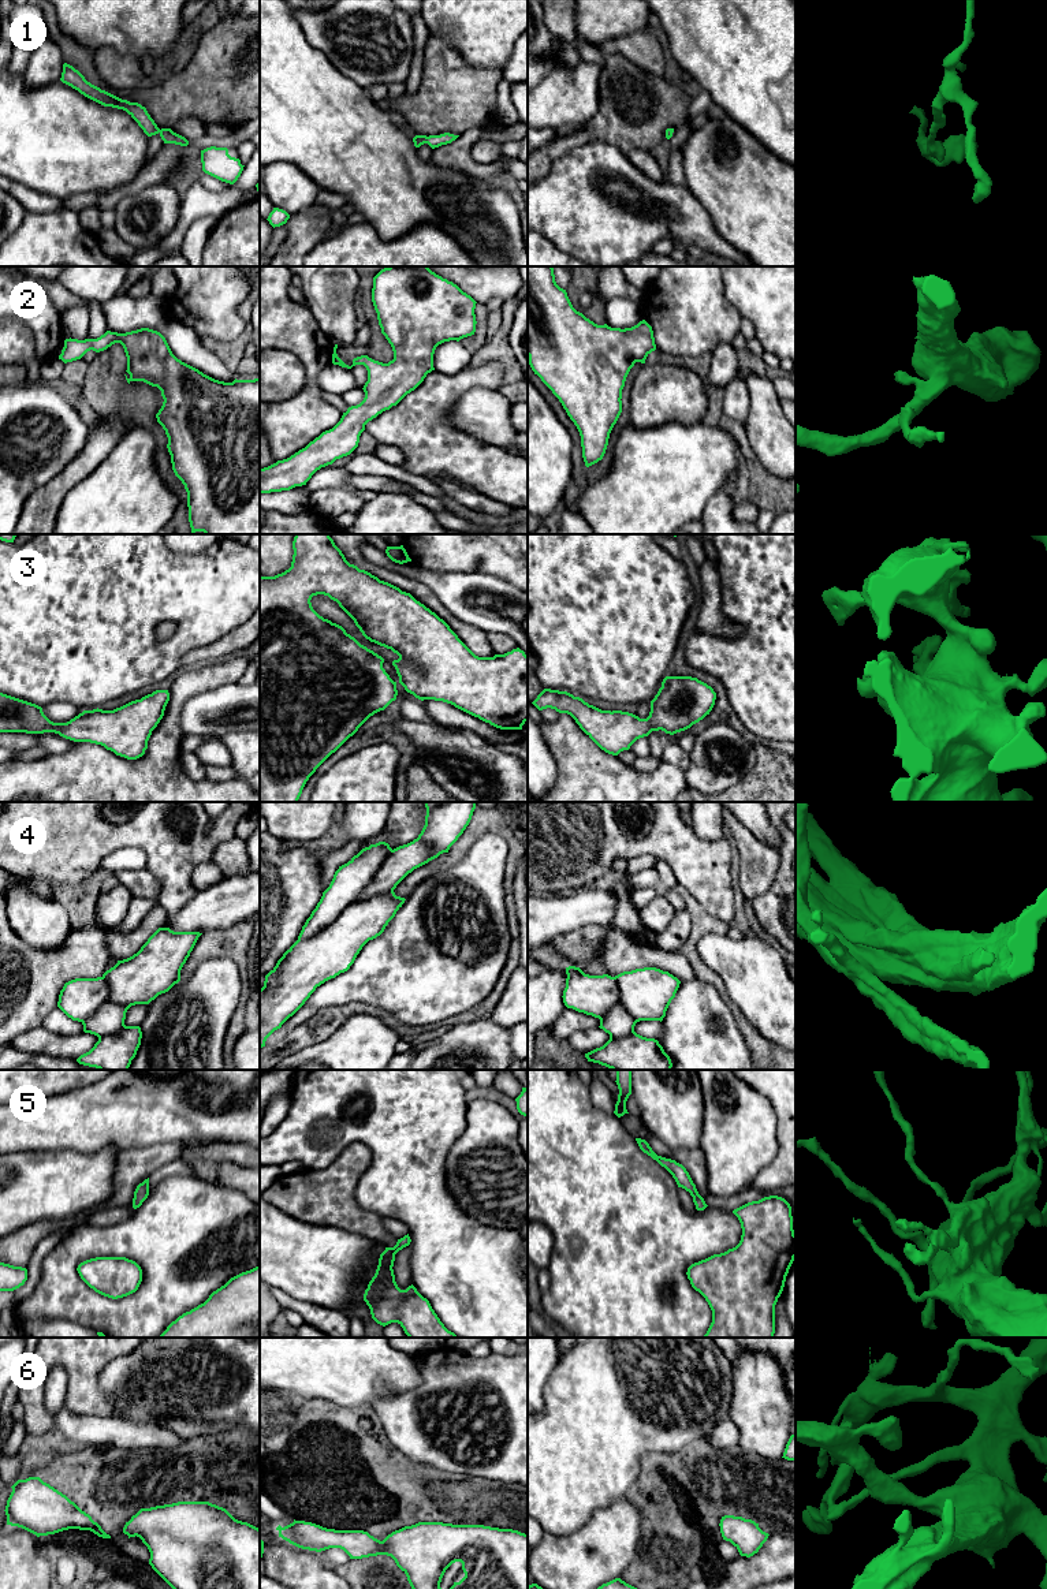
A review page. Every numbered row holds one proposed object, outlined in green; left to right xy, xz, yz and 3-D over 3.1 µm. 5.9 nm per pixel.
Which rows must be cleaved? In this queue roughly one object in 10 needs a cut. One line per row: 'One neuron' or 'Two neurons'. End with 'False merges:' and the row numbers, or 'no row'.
1: One neuron
2: One neuron
3: One neuron
4: One neuron
5: One neuron
6: One neuron
False merges: no row

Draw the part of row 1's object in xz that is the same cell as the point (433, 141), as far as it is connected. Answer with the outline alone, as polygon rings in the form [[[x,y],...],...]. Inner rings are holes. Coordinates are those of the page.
[[[444,133],[440,135],[416,135],[413,138],[414,146],[420,148],[424,143],[428,143],[432,149],[439,148],[441,145],[447,145],[451,143],[452,141],[455,141],[459,135],[454,135],[450,133]]]

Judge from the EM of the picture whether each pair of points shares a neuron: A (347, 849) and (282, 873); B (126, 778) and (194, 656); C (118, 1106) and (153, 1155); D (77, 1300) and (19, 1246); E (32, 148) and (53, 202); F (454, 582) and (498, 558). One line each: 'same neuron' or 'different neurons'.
A: different neurons
B: different neurons
C: different neurons
D: different neurons
E: different neurons
F: different neurons

